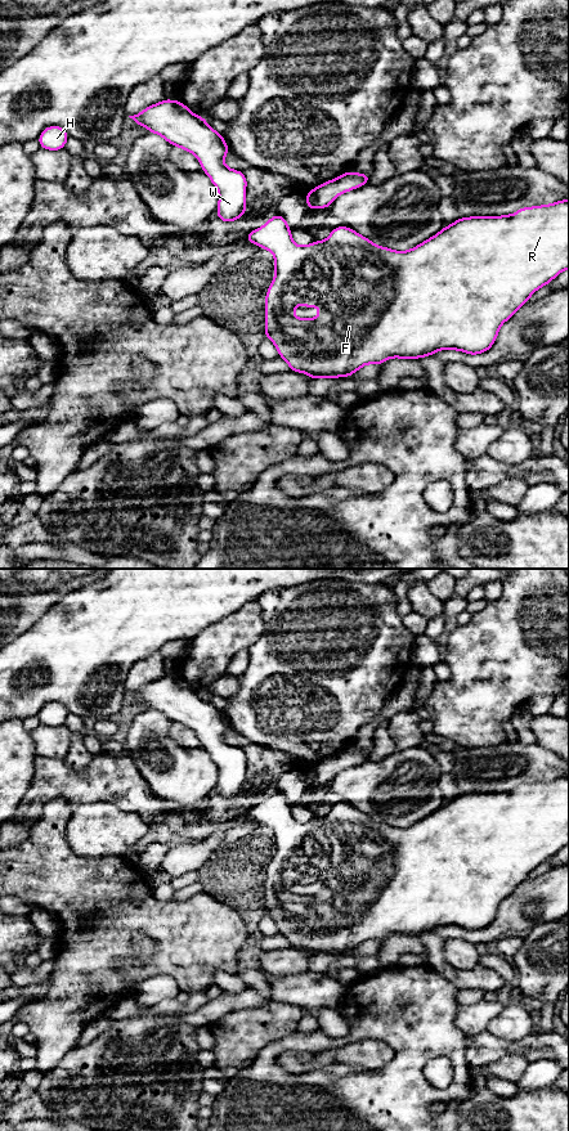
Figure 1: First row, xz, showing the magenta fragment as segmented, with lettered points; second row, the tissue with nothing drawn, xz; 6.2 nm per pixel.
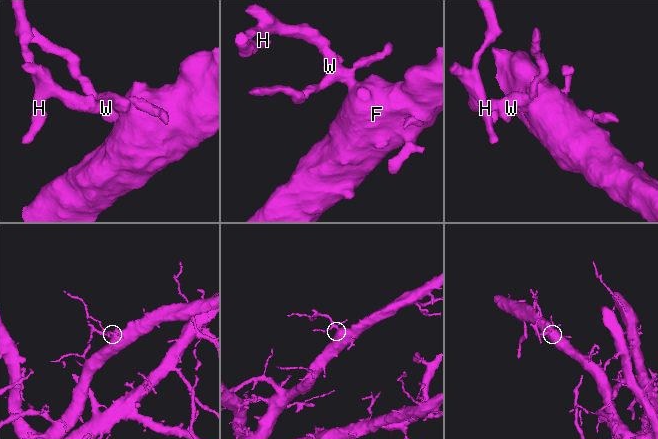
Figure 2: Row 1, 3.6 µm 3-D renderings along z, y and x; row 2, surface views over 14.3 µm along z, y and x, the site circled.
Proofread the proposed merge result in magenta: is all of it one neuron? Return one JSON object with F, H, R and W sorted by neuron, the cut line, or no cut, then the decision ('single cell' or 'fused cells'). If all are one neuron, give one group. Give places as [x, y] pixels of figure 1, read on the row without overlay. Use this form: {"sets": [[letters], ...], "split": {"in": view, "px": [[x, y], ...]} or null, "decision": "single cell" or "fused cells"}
{"sets": [["F", "H", "R", "W"]], "split": null, "decision": "single cell"}

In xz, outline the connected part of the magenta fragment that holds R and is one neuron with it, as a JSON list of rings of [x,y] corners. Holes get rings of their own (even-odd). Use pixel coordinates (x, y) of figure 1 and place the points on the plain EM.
[[[561,776],[551,781],[521,784],[512,791],[502,793],[470,793],[457,795],[444,803],[439,809],[408,827],[394,827],[384,822],[376,822],[368,814],[360,812],[349,803],[337,803],[324,817],[317,817],[308,822],[297,822],[291,813],[291,805],[286,795],[277,790],[268,795],[266,800],[247,809],[248,820],[255,820],[274,831],[275,851],[265,871],[265,908],[277,924],[278,933],[284,935],[290,947],[308,951],[314,955],[350,953],[366,941],[378,941],[391,934],[418,935],[433,933],[439,926],[458,926],[470,932],[488,928],[497,916],[499,903],[508,897],[519,884],[528,879],[529,874],[541,863],[547,862],[561,848],[569,845],[569,776]],[[300,880],[305,884],[318,883],[321,889],[313,896],[295,894],[294,887]]]

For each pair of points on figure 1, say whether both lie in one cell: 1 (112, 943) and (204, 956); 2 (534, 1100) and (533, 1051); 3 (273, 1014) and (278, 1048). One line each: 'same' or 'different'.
1: same
2: different
3: different

